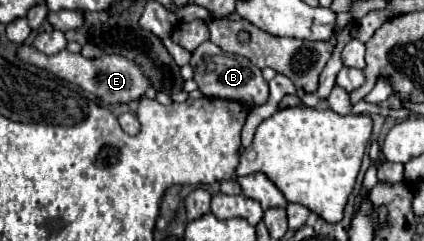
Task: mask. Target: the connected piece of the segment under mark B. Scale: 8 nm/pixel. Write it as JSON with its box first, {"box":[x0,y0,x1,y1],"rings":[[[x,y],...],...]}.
{"box":[190,41,268,107],"rings":[[[204,41],[192,53],[190,65],[194,69],[194,81],[198,83],[198,89],[206,97],[232,99],[232,101],[246,103],[250,107],[258,107],[258,105],[266,103],[266,99],[268,99],[268,81],[262,77],[262,71],[256,65],[252,65],[246,57],[238,57],[238,55],[224,53],[212,41]]]}

